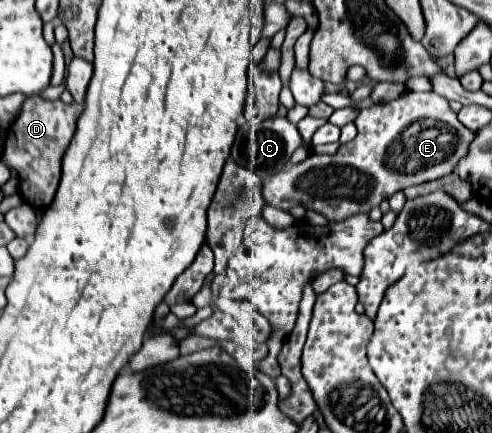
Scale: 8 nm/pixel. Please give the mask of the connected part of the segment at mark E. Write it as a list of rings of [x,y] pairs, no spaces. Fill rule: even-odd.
[[[406,90],[406,92],[400,94],[396,100],[390,100],[390,102],[384,102],[384,104],[372,104],[372,106],[368,106],[368,108],[362,108],[360,114],[358,114],[358,118],[356,118],[354,122],[356,122],[356,126],[358,126],[356,138],[350,140],[350,142],[346,142],[346,144],[340,144],[340,148],[338,148],[336,154],[326,156],[326,154],[314,154],[314,152],[312,152],[304,162],[300,162],[300,164],[288,164],[284,170],[280,170],[278,174],[274,174],[274,176],[270,176],[268,180],[264,180],[264,200],[266,200],[266,204],[270,204],[270,206],[274,206],[274,208],[280,208],[280,210],[286,210],[286,212],[288,212],[290,208],[294,208],[294,206],[300,204],[300,206],[304,206],[306,210],[314,210],[314,212],[322,214],[328,222],[342,222],[342,220],[346,220],[348,216],[360,214],[360,212],[368,214],[372,208],[380,206],[382,200],[388,200],[392,194],[396,194],[396,192],[400,192],[400,190],[404,190],[404,188],[408,188],[408,186],[424,184],[424,182],[430,182],[430,180],[436,180],[436,178],[442,178],[442,176],[452,174],[452,172],[456,170],[460,158],[464,158],[464,154],[468,154],[468,146],[470,146],[472,138],[476,136],[472,130],[468,130],[468,128],[458,120],[458,116],[456,116],[456,112],[450,108],[448,100],[442,98],[442,96],[438,96],[436,92],[412,92],[412,90]]]

